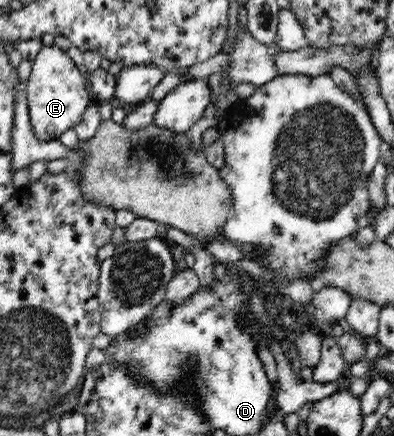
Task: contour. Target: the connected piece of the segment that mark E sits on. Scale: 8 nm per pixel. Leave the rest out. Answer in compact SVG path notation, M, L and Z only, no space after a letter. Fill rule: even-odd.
M54 45L43 46L38 51L38 55L33 59L26 92L32 129L40 143L55 142L58 135L62 135L66 129L78 125L85 109L94 102L86 91L86 83L87 79L80 74L68 52Z

